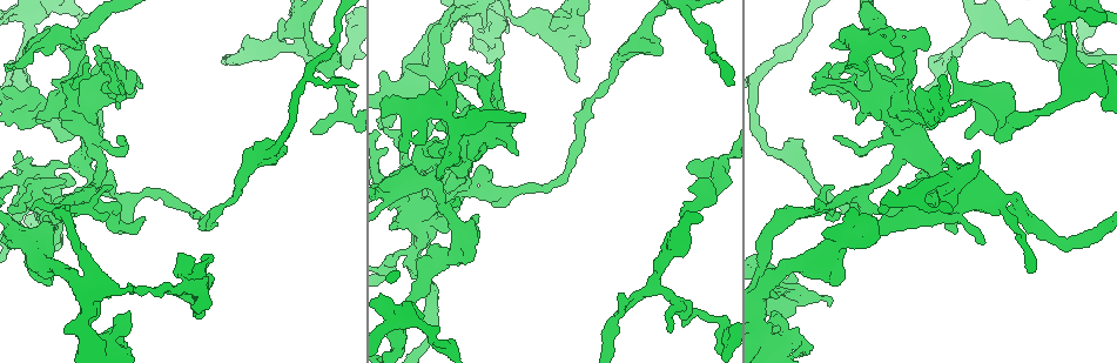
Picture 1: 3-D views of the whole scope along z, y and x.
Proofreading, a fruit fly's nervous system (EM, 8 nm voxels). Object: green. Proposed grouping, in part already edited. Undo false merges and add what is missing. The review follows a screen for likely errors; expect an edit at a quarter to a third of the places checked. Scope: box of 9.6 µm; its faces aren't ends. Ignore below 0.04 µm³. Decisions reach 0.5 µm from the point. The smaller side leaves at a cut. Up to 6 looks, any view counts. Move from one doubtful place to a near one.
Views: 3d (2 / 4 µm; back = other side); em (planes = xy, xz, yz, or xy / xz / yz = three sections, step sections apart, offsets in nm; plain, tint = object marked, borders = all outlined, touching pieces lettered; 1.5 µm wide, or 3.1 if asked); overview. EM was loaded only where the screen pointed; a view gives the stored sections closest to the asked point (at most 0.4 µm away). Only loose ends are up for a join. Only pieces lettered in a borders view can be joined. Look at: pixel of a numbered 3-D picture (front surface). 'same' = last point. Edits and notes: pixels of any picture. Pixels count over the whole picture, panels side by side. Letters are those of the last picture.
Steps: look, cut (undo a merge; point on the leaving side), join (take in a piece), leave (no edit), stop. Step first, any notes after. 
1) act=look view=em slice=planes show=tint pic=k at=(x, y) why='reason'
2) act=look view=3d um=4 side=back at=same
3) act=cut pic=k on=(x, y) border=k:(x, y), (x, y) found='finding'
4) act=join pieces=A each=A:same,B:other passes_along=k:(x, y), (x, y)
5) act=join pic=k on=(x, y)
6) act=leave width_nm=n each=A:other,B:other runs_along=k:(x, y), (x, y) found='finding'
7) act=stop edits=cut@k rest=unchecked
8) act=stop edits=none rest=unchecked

act=look view=3d um=4 pic=1 at=(67, 209) why='arms part here'

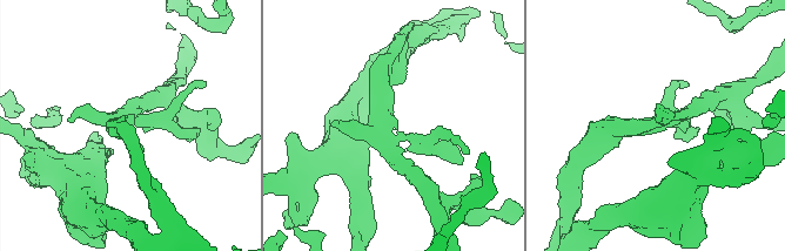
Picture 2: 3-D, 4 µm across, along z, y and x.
act=look view=em slice=planes show=tint pic=2 at=(675, 118)

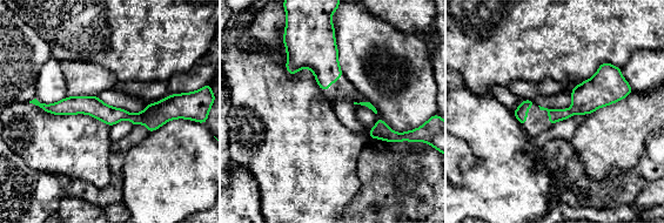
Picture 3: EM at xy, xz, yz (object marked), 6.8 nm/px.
act=look view=em slice=planes show=borders at=same

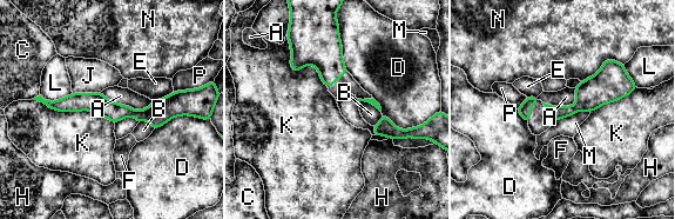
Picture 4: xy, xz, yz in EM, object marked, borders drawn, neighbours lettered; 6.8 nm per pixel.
act=leave each=A:other,B:other,C:other,D:other,E:other,F:other,H:other,J:other,K:other,L:other,M:other,N:other,P:other border=4:(33, 99), (114, 124) found='all the same neuron'

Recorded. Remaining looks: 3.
act=look view=3d um=2 pic=1 at=(144, 219) why='free end'

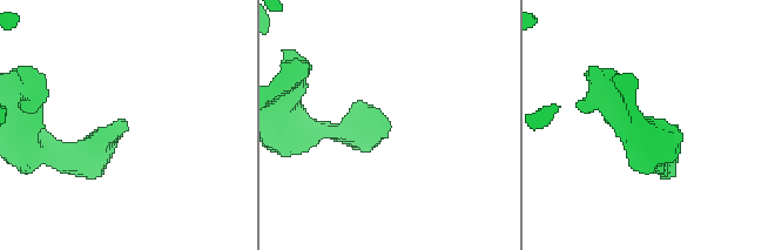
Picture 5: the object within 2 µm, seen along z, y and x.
act=look view=em slice=planes show=borders pic=5 at=(388, 123) why='shape alone is not enough'

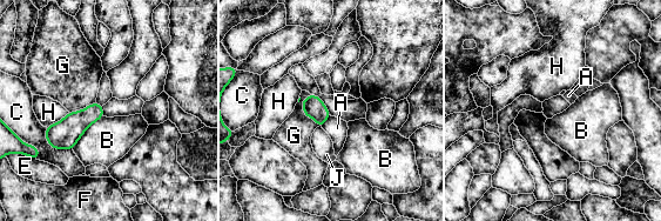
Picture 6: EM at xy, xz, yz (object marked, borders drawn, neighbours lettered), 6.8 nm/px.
act=leave each=A:other,B:other,C:other,E:other,F:other,G:other,H:other,J:other found='no lettered piece goes on from it'

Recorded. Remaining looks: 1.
act=stop edits=none rest=unchecked

